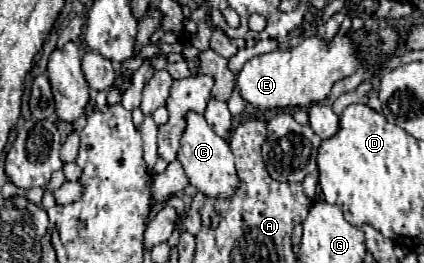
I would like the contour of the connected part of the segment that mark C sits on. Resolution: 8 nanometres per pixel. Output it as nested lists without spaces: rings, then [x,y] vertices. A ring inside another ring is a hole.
[[[186,113],[186,129],[180,139],[180,149],[178,149],[178,161],[182,163],[190,183],[202,191],[204,195],[210,197],[230,197],[238,185],[238,175],[234,169],[234,155],[228,147],[228,141],[222,139],[208,127],[204,115],[200,113]]]

